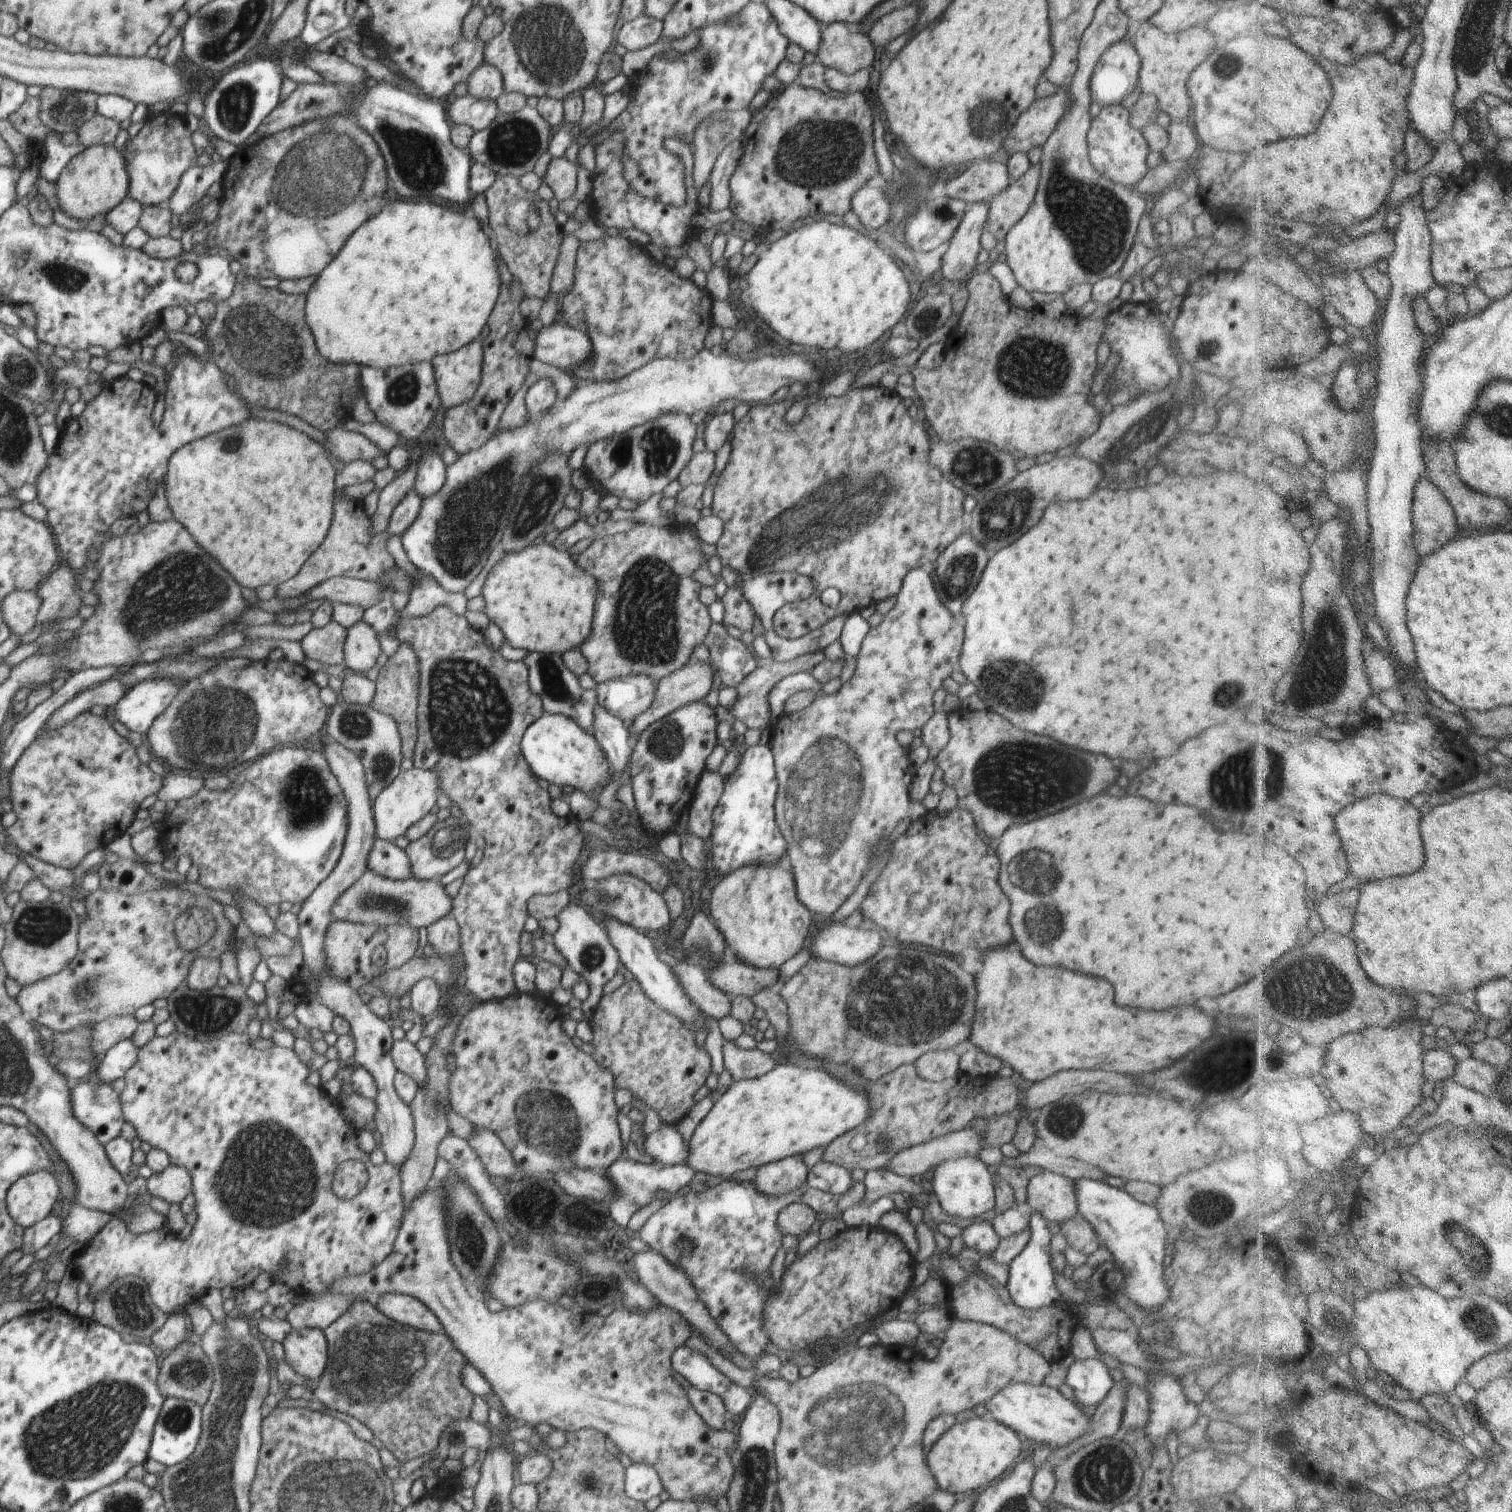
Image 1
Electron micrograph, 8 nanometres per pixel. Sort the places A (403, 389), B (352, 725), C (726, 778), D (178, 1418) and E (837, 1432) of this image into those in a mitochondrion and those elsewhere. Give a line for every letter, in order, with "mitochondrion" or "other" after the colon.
A: mitochondrion
B: mitochondrion
C: other
D: mitochondrion
E: mitochondrion

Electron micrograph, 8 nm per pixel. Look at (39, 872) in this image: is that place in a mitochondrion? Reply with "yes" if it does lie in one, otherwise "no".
no

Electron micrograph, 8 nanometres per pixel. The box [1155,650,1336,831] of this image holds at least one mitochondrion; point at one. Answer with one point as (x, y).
(1240, 776)

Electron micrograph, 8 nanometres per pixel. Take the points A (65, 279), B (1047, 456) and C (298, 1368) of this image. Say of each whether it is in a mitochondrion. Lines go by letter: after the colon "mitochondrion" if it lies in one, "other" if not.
A: mitochondrion
B: other
C: other

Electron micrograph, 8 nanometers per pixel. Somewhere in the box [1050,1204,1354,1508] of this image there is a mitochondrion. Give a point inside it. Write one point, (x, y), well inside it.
(1103, 1476)

